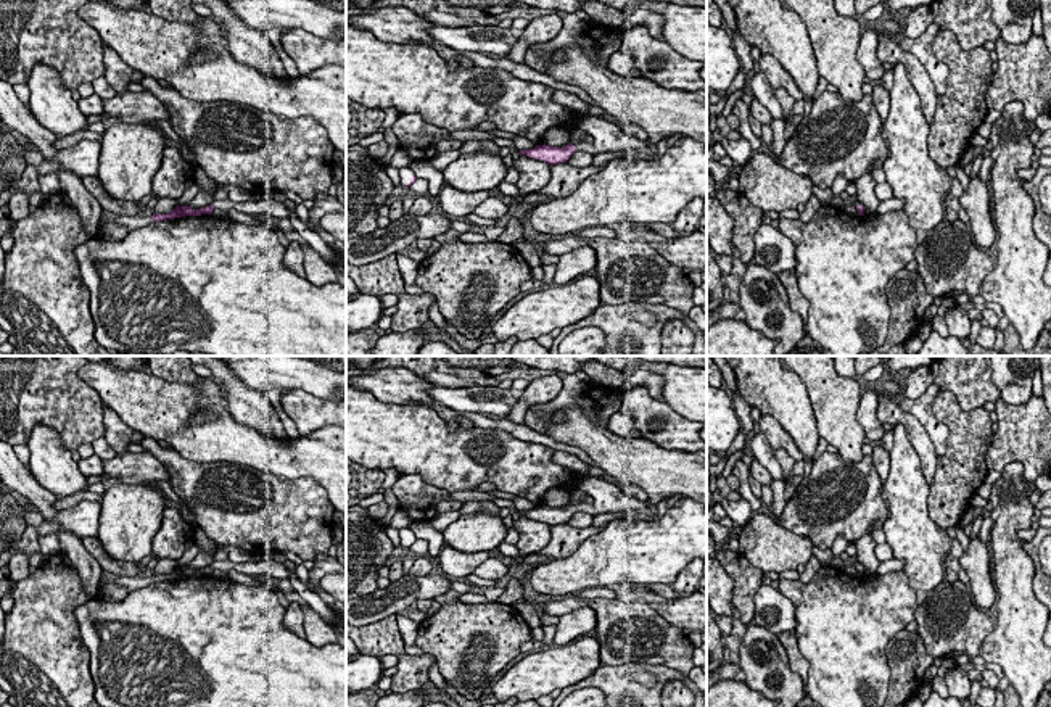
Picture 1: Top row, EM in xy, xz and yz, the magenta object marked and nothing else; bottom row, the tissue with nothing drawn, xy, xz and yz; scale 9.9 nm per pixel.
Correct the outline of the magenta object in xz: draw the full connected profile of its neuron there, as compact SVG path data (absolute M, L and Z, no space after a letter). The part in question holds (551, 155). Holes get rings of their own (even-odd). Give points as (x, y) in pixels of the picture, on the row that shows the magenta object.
M586 116L578 121L578 129L584 130L587 135L594 139L592 143L568 143L562 148L550 145L536 145L531 150L521 150L520 155L526 155L530 158L544 161L547 164L560 164L567 163L567 159L575 151L587 151L591 155L607 153L607 151L624 151L628 148L641 150L647 156L655 156L642 140L631 134L624 134L615 122L610 122L605 118L599 116Z

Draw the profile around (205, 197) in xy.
M198 166L195 167L195 177L200 192L187 206L190 206L192 209L200 209L212 205L217 182L209 179L206 172Z

